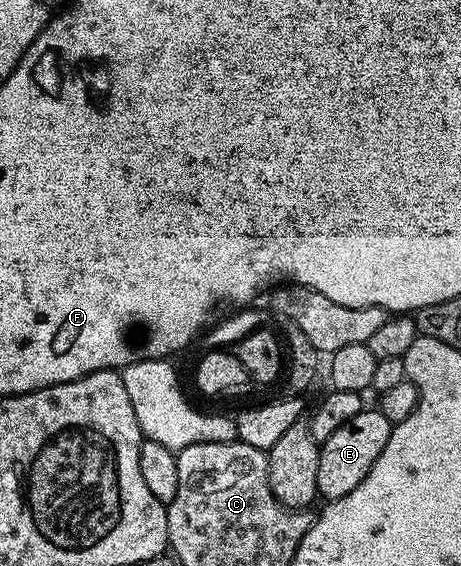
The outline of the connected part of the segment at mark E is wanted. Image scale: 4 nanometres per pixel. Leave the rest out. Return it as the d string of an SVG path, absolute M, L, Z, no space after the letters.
M366 408L346 420L338 432L330 435L330 440L320 443L320 459L318 460L318 488L317 495L321 499L333 502L358 488L362 480L366 480L366 472L374 468L374 460L382 456L382 448L392 435L393 423L382 416L379 408Z

